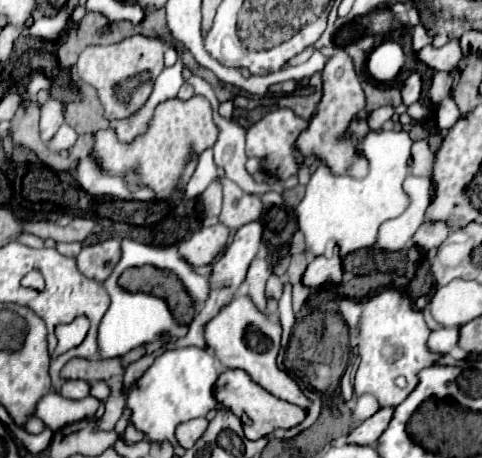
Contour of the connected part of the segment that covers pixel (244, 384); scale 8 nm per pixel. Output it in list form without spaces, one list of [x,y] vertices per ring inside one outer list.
[[[226,370],[224,374],[220,374],[218,380],[214,382],[214,398],[218,404],[230,408],[242,420],[244,434],[250,440],[258,440],[262,436],[268,436],[276,428],[288,430],[288,428],[300,424],[306,416],[304,408],[298,408],[294,404],[286,404],[284,400],[270,396],[270,392],[266,392],[262,386],[254,384],[254,380],[250,380],[250,376],[246,376],[246,372],[242,372],[242,370]]]

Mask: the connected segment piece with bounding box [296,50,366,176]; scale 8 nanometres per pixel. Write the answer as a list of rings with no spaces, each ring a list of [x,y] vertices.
[[[338,50],[330,62],[326,64],[326,72],[322,72],[322,82],[324,82],[324,96],[322,102],[316,108],[316,116],[312,118],[310,126],[302,136],[296,140],[298,150],[304,156],[318,156],[326,160],[332,168],[332,172],[350,172],[352,176],[366,176],[366,160],[354,160],[354,142],[346,134],[348,124],[356,118],[356,114],[364,108],[364,92],[360,86],[360,80],[354,72],[352,60],[344,50]]]

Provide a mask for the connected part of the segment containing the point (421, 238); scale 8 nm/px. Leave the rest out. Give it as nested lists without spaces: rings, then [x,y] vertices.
[[[424,222],[416,234],[414,234],[414,244],[420,246],[422,250],[432,250],[438,248],[448,234],[448,226],[442,222]]]

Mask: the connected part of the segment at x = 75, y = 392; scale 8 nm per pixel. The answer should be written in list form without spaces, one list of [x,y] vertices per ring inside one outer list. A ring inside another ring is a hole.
[[[66,380],[60,388],[60,394],[70,400],[82,400],[90,396],[90,388],[92,388],[90,382],[84,382],[84,380]]]

